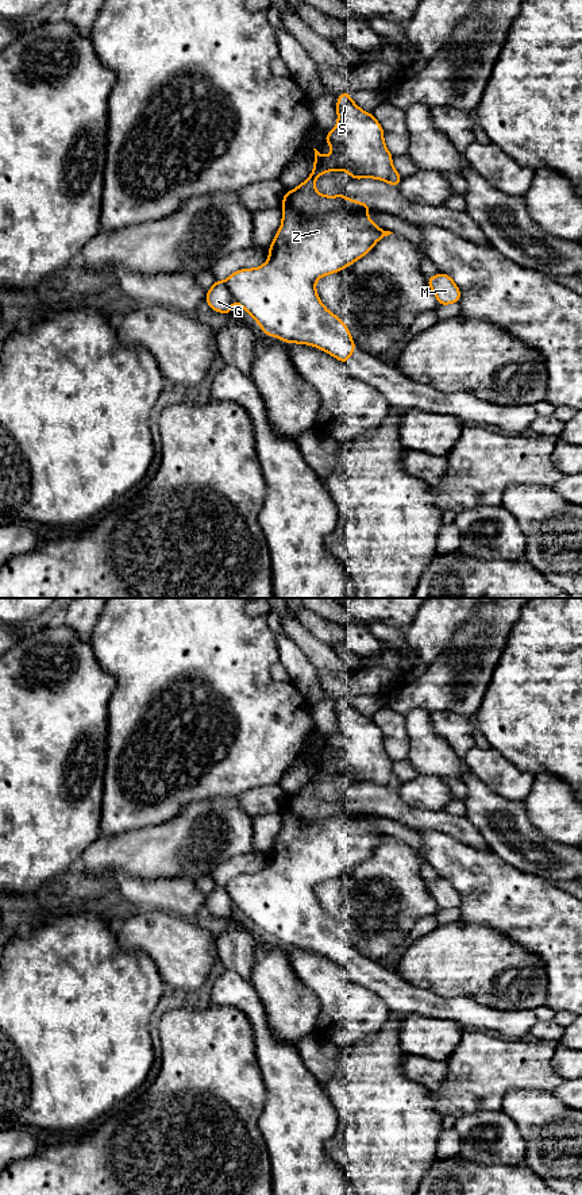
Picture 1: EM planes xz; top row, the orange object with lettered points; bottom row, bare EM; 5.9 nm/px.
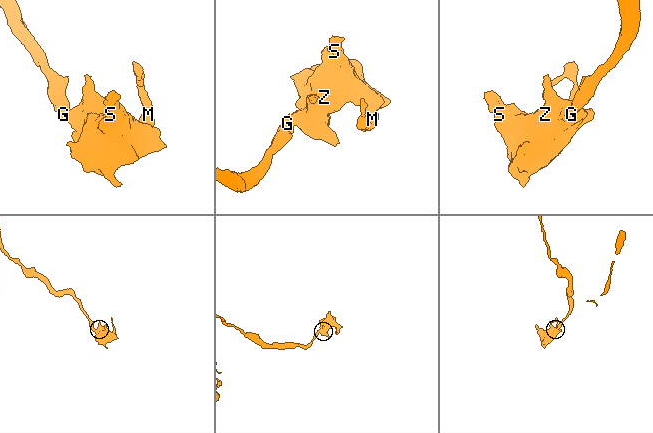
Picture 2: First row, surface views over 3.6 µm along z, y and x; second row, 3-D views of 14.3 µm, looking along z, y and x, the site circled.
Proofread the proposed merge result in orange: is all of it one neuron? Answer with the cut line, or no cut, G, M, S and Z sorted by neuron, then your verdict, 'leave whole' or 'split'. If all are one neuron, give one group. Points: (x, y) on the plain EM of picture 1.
cut in xz along (224, 886), (234, 905); G / M S Z; split

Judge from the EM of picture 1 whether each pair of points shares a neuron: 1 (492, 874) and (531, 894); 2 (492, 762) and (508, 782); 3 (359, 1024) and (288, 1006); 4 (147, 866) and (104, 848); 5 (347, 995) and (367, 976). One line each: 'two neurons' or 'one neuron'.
1: one neuron
2: one neuron
3: two neurons
4: one neuron
5: two neurons

